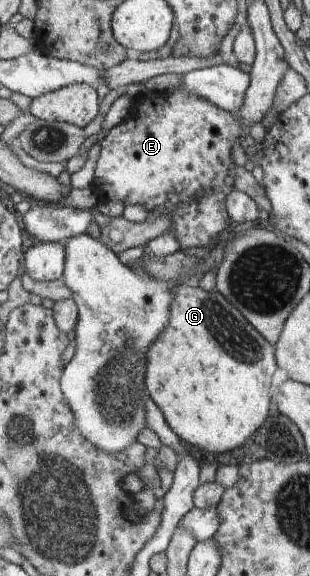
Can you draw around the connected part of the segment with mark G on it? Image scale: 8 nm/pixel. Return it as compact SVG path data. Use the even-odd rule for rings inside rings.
M177 282L173 293L171 323L149 347L147 389L171 429L189 448L200 455L233 451L245 445L269 419L275 402L271 379L278 367L275 346L218 290L205 291L195 282Z

